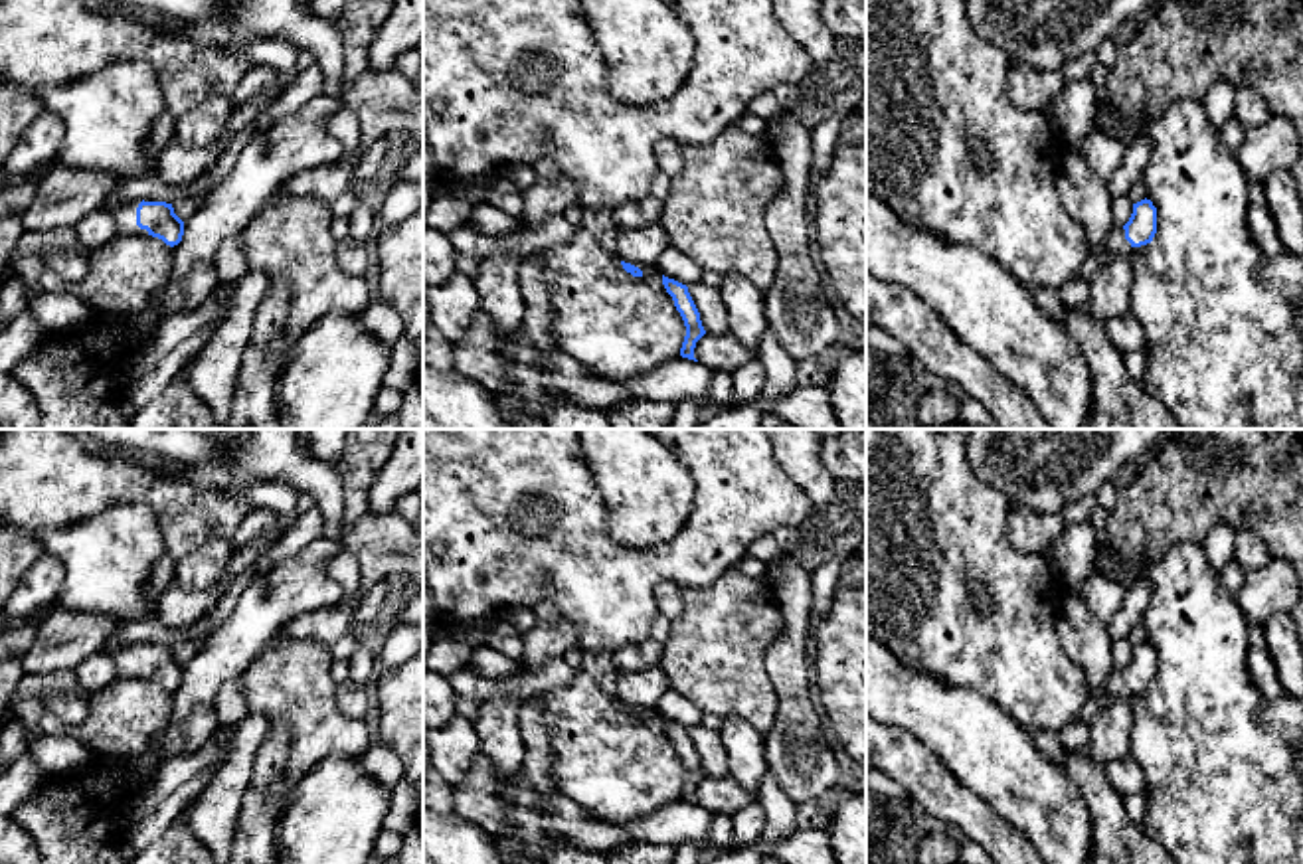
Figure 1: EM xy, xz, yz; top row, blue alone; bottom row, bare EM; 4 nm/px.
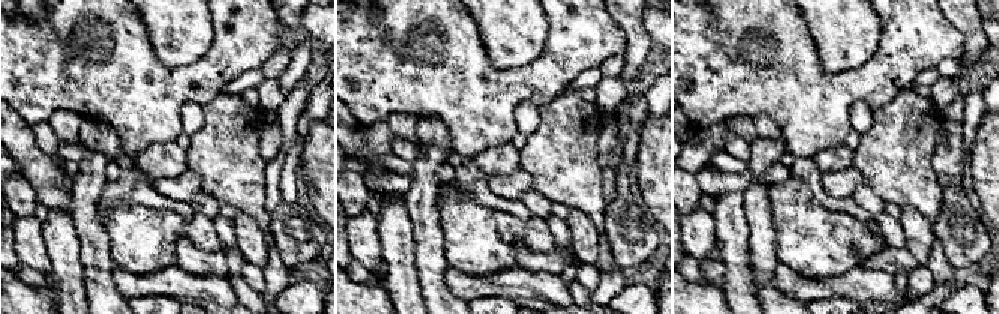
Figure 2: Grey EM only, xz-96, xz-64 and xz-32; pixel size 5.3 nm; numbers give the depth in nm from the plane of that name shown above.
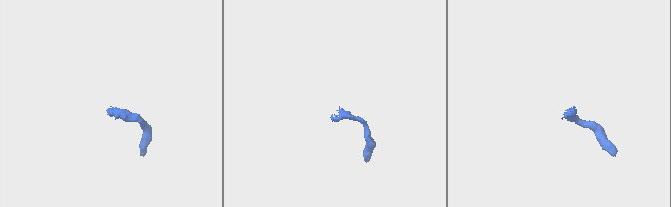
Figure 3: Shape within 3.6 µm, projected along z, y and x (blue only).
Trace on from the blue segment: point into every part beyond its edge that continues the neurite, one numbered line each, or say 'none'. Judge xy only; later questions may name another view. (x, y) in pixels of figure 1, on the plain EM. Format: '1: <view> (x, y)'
1: xy (125, 655)

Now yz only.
1: yz (1116, 687)

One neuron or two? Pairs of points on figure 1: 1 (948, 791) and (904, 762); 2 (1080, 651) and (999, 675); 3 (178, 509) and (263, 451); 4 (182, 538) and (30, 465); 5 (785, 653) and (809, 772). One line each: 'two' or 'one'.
1: one
2: two
3: two
4: one
5: one

